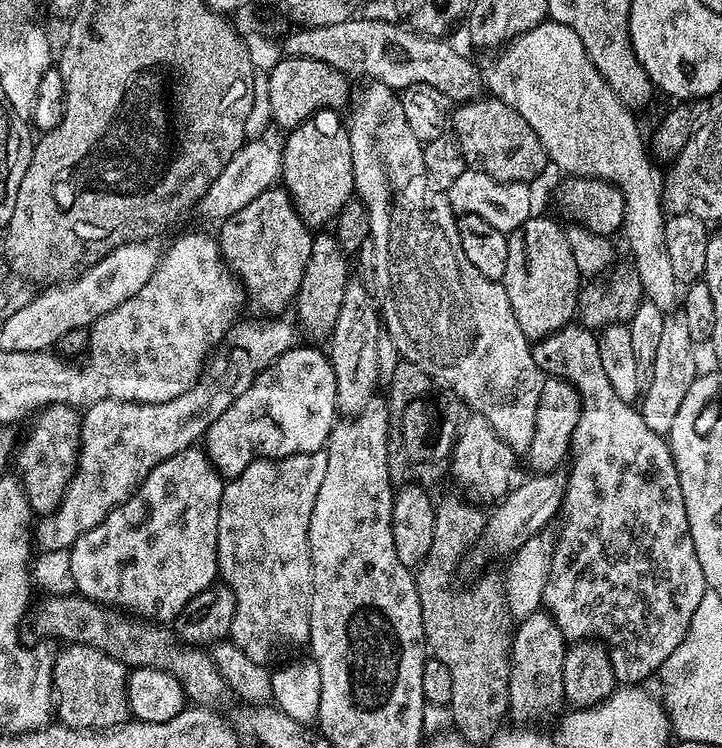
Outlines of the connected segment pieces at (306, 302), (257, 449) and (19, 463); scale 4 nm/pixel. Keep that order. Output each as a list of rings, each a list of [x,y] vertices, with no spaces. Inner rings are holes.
[[[320,230],[313,235],[310,262],[306,262],[306,274],[302,274],[302,286],[294,301],[299,331],[303,335],[305,332],[312,339],[309,341],[327,341],[331,337],[334,322],[338,322],[338,310],[342,310],[342,298],[346,294],[346,286],[350,279],[348,260],[349,253],[340,248],[331,231]]]
[[[297,346],[286,350],[286,354],[282,354],[282,358],[278,358],[266,370],[262,370],[254,378],[254,382],[250,386],[250,390],[246,390],[246,394],[242,394],[242,398],[234,398],[234,406],[230,406],[230,410],[226,410],[226,414],[222,414],[222,418],[218,418],[218,422],[214,422],[214,426],[210,426],[210,430],[204,436],[202,447],[207,452],[212,465],[217,468],[220,475],[225,478],[231,478],[242,474],[242,470],[246,470],[246,466],[250,466],[256,460],[280,460],[284,456],[293,456],[294,454],[306,454],[307,452],[321,451],[328,443],[328,435],[331,434],[332,428],[338,422],[338,409],[336,407],[336,383],[334,382],[334,366],[328,361],[327,351],[318,349],[316,346],[308,346],[312,348],[303,348]]]
[[[68,403],[45,405],[36,415],[28,436],[21,439],[14,454],[14,466],[20,473],[21,487],[27,494],[33,511],[48,516],[56,512],[64,500],[68,482],[76,472],[81,438],[81,411]]]

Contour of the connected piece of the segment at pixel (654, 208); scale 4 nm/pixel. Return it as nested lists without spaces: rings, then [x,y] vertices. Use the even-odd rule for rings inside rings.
[[[544,21],[519,38],[511,40],[490,60],[481,65],[485,89],[496,99],[506,102],[529,122],[538,135],[551,165],[566,172],[565,175],[581,179],[608,180],[620,187],[623,194],[622,236],[625,236],[632,254],[632,267],[642,282],[645,299],[653,302],[666,314],[677,311],[680,304],[680,283],[674,278],[670,254],[666,249],[665,215],[663,207],[663,173],[653,168],[646,142],[642,140],[633,109],[622,103],[610,89],[590,60],[578,34],[564,23]]]

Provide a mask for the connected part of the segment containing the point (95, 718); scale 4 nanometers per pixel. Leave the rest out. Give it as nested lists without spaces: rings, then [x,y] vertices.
[[[69,643],[52,662],[54,712],[67,728],[103,730],[127,723],[131,712],[128,704],[129,669],[102,650],[85,644]]]

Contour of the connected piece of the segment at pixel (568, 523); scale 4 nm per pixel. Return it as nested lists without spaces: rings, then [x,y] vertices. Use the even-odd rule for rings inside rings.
[[[579,322],[567,324],[558,331],[551,332],[543,340],[535,341],[532,344],[532,353],[534,362],[538,362],[545,377],[558,376],[570,382],[580,395],[578,426],[574,426],[574,438],[570,449],[572,469],[567,469],[566,472],[568,485],[564,491],[562,519],[559,521],[560,532],[558,531],[555,537],[553,560],[550,562],[549,577],[546,578],[543,607],[554,618],[554,622],[558,622],[558,630],[562,630],[565,641],[599,640],[608,649],[617,681],[624,686],[640,686],[648,682],[644,680],[650,679],[651,676],[653,679],[666,662],[666,658],[670,658],[670,654],[678,650],[678,646],[690,630],[692,619],[698,610],[698,602],[702,602],[702,594],[706,590],[702,566],[698,562],[698,554],[694,554],[694,538],[690,538],[690,522],[686,518],[686,502],[682,498],[682,486],[678,482],[678,470],[672,457],[672,447],[661,433],[650,430],[643,412],[635,403],[618,398],[617,392],[610,387],[606,369],[602,366],[602,357],[598,354],[598,335],[593,329],[585,328]]]

